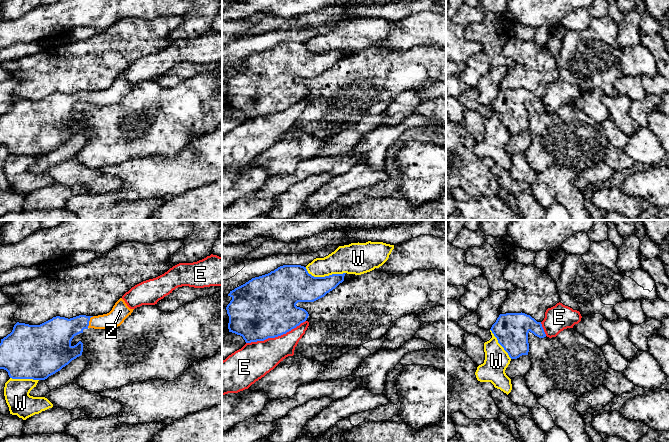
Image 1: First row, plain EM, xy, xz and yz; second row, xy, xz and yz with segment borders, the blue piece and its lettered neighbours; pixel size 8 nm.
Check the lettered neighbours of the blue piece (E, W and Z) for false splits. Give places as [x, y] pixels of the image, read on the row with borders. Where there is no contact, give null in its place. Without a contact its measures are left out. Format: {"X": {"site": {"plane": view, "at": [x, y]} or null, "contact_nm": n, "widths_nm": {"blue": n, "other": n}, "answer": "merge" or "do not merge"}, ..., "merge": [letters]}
{"E": {"site": {"plane": "xz", "at": [275, 336]}, "contact_nm": 500, "widths_nm": {"blue": 500, "other": 280}, "answer": "do not merge"}, "W": {"site": {"plane": "xz", "at": [325, 276]}, "contact_nm": 340, "widths_nm": {"blue": 280, "other": 240}, "answer": "do not merge"}, "Z": {"site": {"plane": "xy", "at": [89, 320]}, "contact_nm": 110, "widths_nm": {"blue": 240, "other": 140}, "answer": "merge"}, "merge": ["Z"]}

